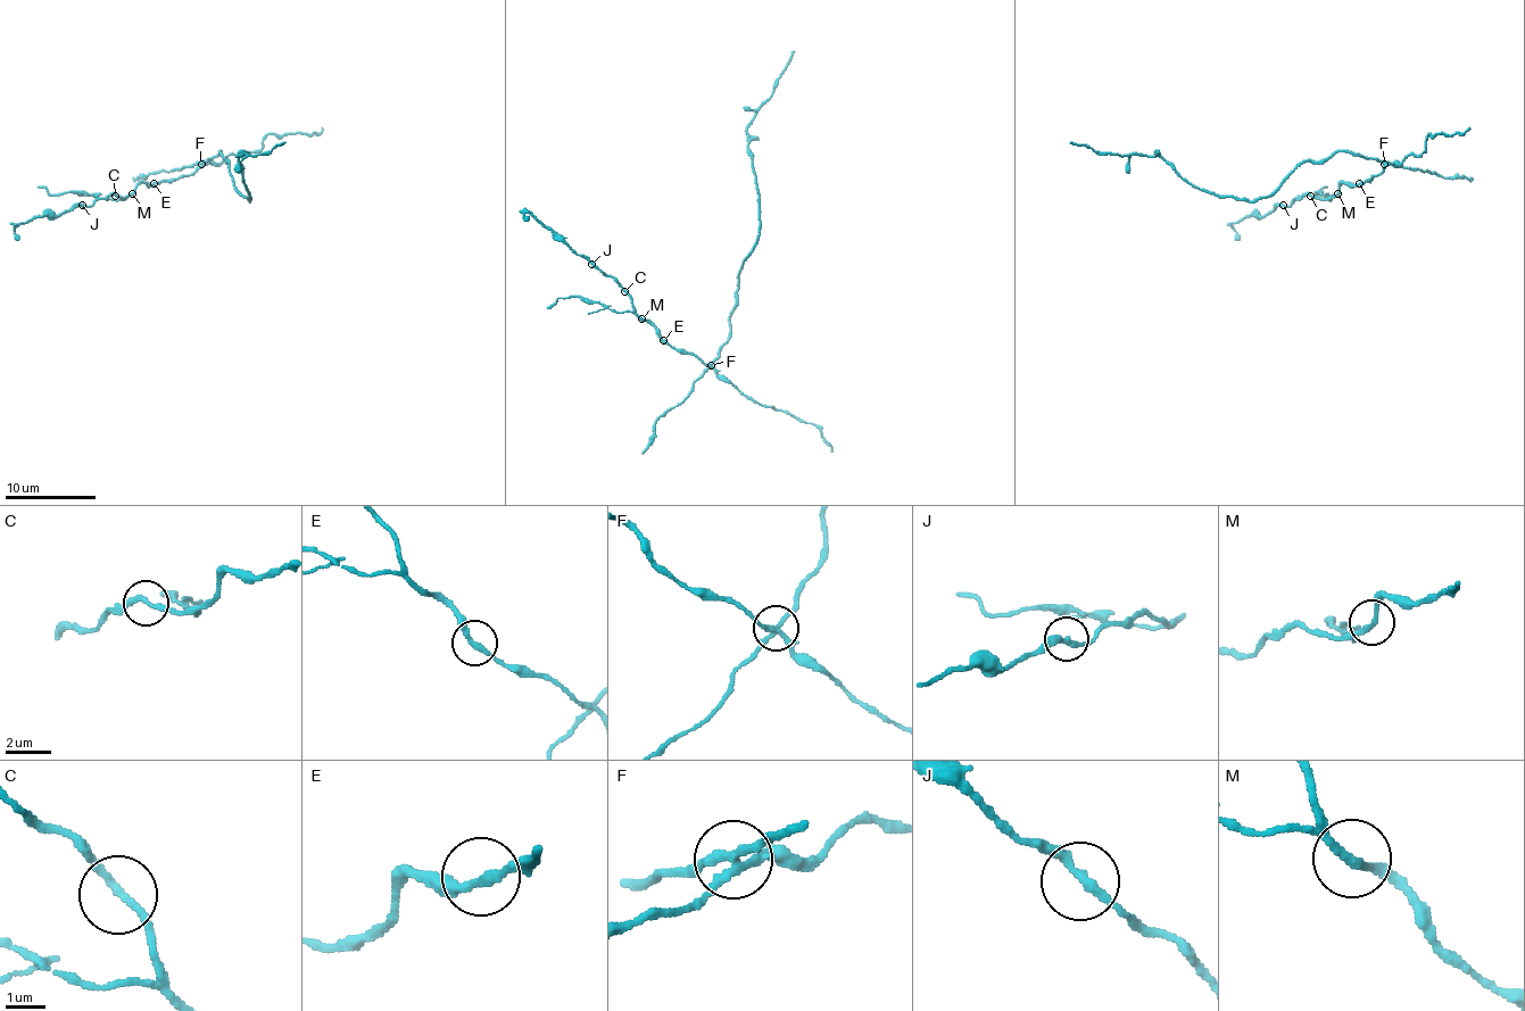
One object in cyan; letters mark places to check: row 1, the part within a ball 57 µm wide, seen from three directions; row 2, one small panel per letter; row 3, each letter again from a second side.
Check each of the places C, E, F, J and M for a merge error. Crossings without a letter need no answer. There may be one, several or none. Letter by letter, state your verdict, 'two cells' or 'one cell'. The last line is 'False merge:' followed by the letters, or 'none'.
C: one cell
E: one cell
F: two cells
J: one cell
M: two cells
False merge: F, M

